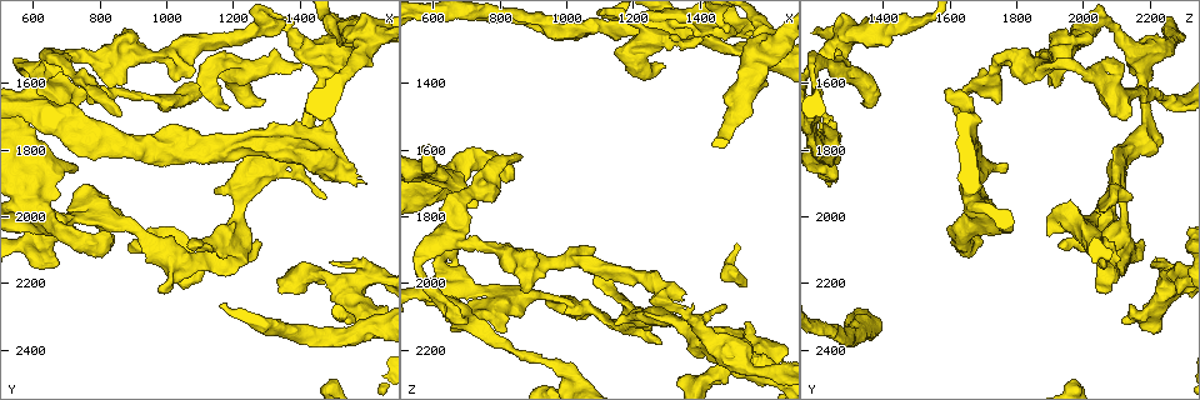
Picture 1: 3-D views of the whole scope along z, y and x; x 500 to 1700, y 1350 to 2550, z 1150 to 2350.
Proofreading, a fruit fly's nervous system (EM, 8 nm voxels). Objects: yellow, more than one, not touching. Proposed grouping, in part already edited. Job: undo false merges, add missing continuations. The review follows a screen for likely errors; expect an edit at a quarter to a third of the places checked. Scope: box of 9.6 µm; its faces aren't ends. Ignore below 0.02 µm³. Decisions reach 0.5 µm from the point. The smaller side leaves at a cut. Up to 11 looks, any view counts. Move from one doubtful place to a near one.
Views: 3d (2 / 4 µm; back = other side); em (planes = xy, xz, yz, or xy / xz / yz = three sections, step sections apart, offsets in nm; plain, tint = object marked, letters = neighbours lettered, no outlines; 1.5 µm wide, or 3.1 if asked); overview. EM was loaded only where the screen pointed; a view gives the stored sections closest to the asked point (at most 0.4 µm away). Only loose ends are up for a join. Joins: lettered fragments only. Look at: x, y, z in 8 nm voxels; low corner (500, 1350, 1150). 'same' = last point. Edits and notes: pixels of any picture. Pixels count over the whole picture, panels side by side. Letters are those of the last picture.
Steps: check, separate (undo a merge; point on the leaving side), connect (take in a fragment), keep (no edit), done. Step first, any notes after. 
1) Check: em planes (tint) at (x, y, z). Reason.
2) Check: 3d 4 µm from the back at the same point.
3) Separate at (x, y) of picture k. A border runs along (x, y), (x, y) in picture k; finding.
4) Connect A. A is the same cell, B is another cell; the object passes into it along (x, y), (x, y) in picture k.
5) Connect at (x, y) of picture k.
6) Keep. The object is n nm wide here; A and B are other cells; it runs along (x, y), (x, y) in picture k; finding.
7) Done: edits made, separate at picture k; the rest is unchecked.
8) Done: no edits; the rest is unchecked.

Check: em yz step 8 (tint) at (860, 1700, 1620). Tapers out.

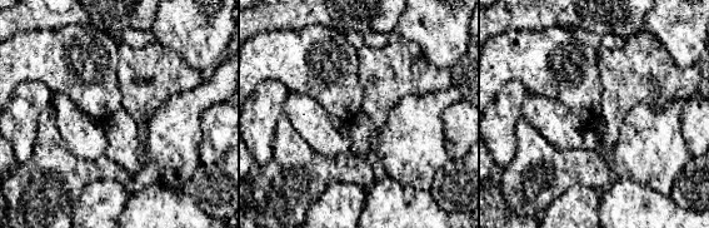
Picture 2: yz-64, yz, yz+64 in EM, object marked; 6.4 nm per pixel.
Check: em planes (letters) at the same point. Another direction.

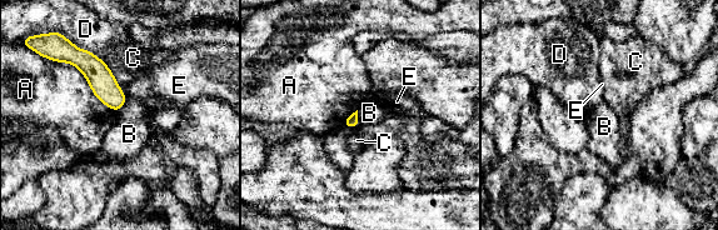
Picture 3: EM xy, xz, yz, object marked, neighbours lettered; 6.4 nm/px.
Keep. A, B, C, D and E are other cells; it runs along (70, 54), (103, 83), (115, 106) in picture 3; none of them fits.

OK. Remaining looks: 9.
Check: em yz step 8 (letters) at (720, 1850, 1770). Branch stops here.

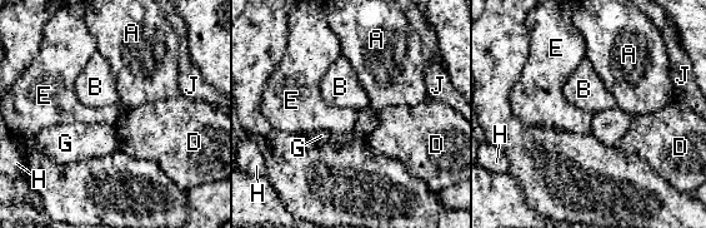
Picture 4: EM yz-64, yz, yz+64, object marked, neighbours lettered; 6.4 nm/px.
Check: em planes (letters) at the same point.

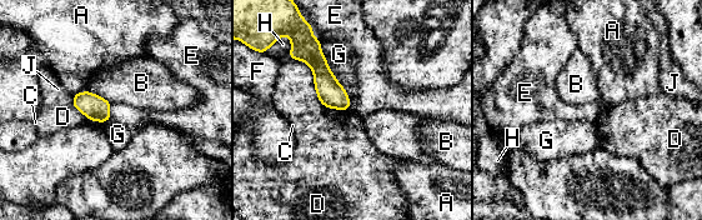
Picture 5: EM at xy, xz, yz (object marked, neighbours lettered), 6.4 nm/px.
Keep. A, B, C, D, E, F, G, H and J are other cells; a border runs along (287, 58), (349, 110) in picture 5; none of them fits.

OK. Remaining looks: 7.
Check: 3d 2 µm at (590, 1620, 1580). Free end.

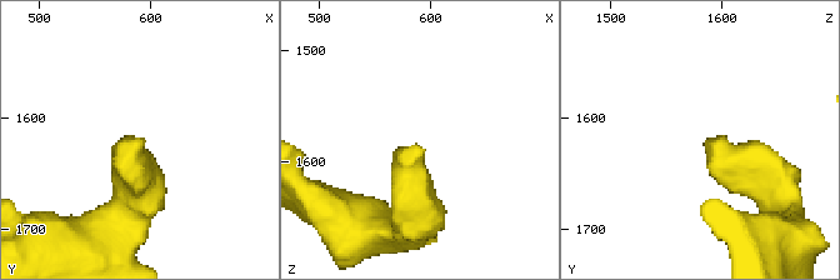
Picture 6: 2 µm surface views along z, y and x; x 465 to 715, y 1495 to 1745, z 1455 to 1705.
Check: em planes (tint) at (588, 1624, 1584).

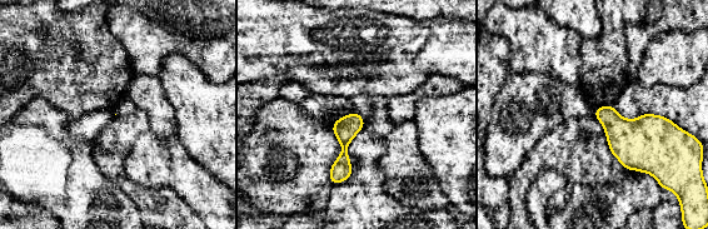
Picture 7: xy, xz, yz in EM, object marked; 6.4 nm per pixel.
Check: em planes (letters) at the same point.

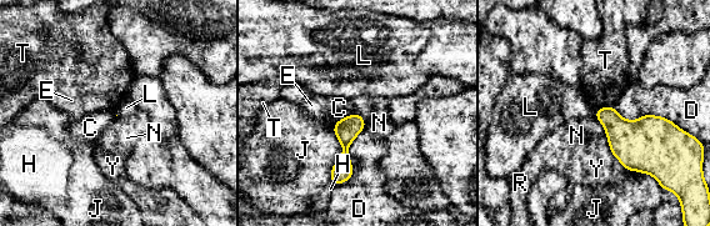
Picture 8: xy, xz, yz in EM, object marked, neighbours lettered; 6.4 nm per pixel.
Keep. C, D, E, H, J, L, N, R, T and Y are other cells; it runs along (355, 116), (335, 181) in picture 8; none of them fits.

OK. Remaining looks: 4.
Check: em planes (plain) at (1540, 2330, 2120). Branch stops here.

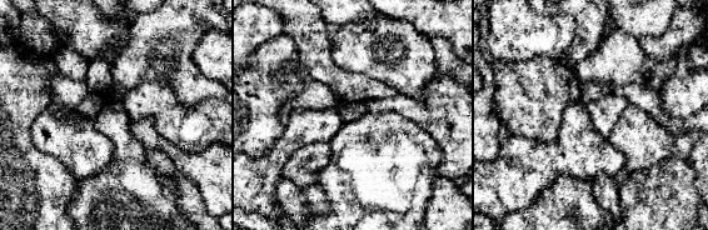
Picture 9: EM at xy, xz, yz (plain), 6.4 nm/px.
Check: em planes (letters) at the same point. See the neighbours.

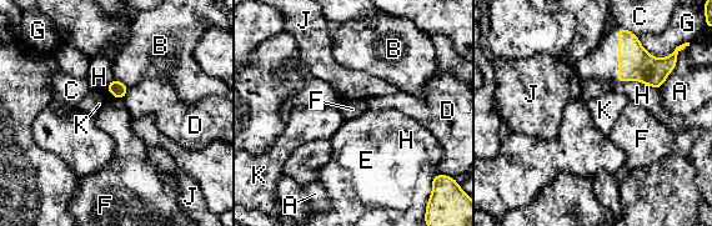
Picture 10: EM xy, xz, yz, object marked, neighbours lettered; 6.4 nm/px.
Keep. A, B, C, D, E, F, G, H, J and K are other cells; a border runs along (114, 96), (121, 99) in picture 10; none of them fits.

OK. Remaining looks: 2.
Check: em xz step 8 (tint) at (1290, 1660, 1340). Stops while still wide.

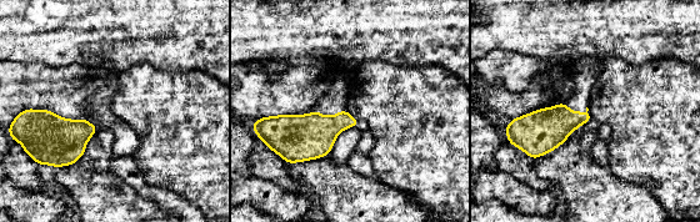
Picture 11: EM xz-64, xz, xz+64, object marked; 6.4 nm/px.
Check: em planes (letters) at the same point.

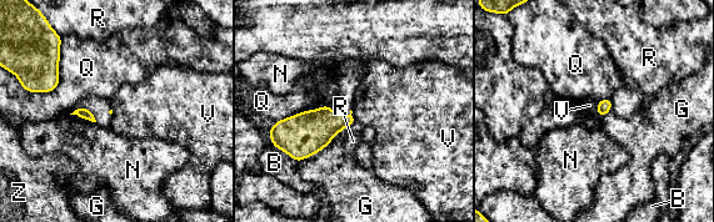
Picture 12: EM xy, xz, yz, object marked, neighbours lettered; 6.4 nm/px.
Keep. B, G, N, Q, R, V and Z are other cells; no lettered fragment goes on from it.

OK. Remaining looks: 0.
Done: no edits; the rest is unchecked.

